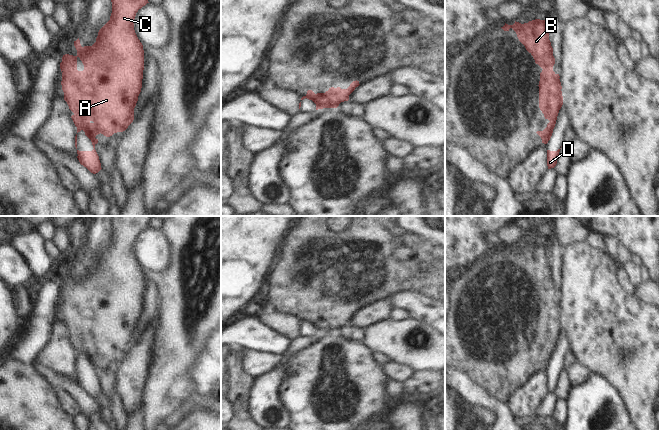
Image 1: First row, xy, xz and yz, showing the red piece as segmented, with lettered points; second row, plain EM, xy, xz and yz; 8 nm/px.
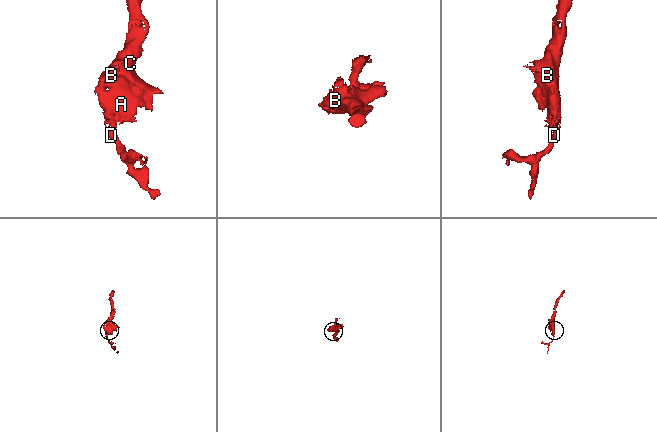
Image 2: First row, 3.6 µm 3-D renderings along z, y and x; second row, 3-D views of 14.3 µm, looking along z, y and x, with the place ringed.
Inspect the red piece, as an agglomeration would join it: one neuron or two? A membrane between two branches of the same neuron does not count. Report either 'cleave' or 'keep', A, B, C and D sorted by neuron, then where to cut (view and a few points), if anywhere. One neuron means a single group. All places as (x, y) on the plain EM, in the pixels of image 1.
cleave; groups A B C / D; cut xy (77, 351), (82, 351), (95, 367)

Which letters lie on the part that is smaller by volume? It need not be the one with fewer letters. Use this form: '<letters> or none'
D

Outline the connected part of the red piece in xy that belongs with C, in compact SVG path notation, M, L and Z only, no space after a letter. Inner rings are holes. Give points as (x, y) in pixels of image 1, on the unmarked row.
M111 216L112 237L110 244L99 254L96 266L92 270L82 271L79 262L74 265L77 279L65 278L60 287L62 296L62 314L64 324L69 333L74 337L71 342L77 352L84 352L95 368L98 358L106 361L114 357L125 355L134 344L134 332L142 312L144 294L144 274L134 254L134 243L139 233L148 226L152 216ZM77 282L84 289L83 295L77 294Z

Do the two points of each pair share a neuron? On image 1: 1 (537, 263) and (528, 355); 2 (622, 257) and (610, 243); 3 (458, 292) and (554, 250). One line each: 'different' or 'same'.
1: same
2: same
3: different

